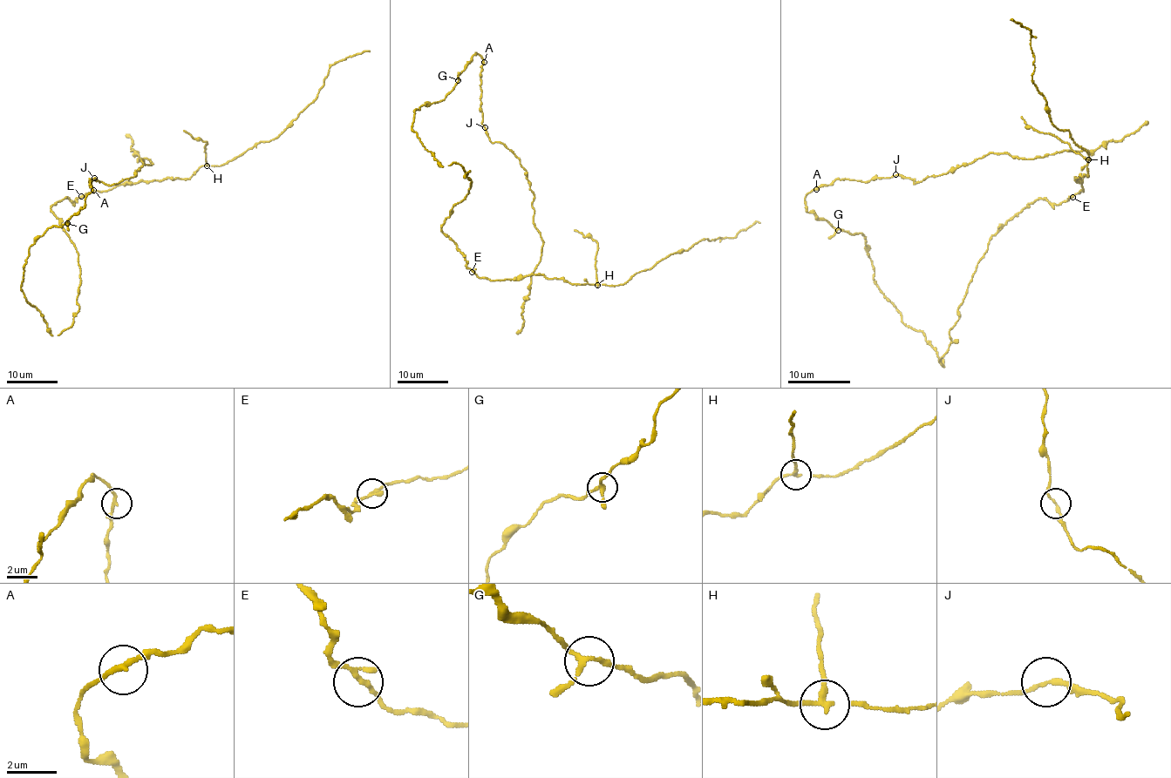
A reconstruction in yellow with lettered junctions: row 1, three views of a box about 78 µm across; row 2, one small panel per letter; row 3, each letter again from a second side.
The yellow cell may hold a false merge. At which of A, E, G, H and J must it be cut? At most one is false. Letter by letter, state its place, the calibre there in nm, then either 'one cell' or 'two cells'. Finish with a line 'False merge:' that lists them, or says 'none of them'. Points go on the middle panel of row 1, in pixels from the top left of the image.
A: place (484, 62); calibre 200 nm; one cell
E: place (472, 272); calibre 170 nm; one cell
G: place (458, 80); calibre 180 nm; one cell
H: place (597, 285); calibre 180 nm; two cells
J: place (485, 127); calibre 160 nm; one cell
False merge: H

